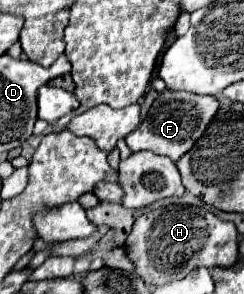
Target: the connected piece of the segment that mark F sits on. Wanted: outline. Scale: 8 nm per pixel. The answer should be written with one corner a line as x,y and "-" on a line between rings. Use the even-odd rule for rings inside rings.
164,90
152,104
148,116
144,122
126,136
126,144
130,146
132,152
140,150
150,150
154,154
162,154
172,158
174,162
180,160
196,140
200,140
210,126
210,120
218,114
220,102
216,96
200,96
192,92
174,92
174,90

